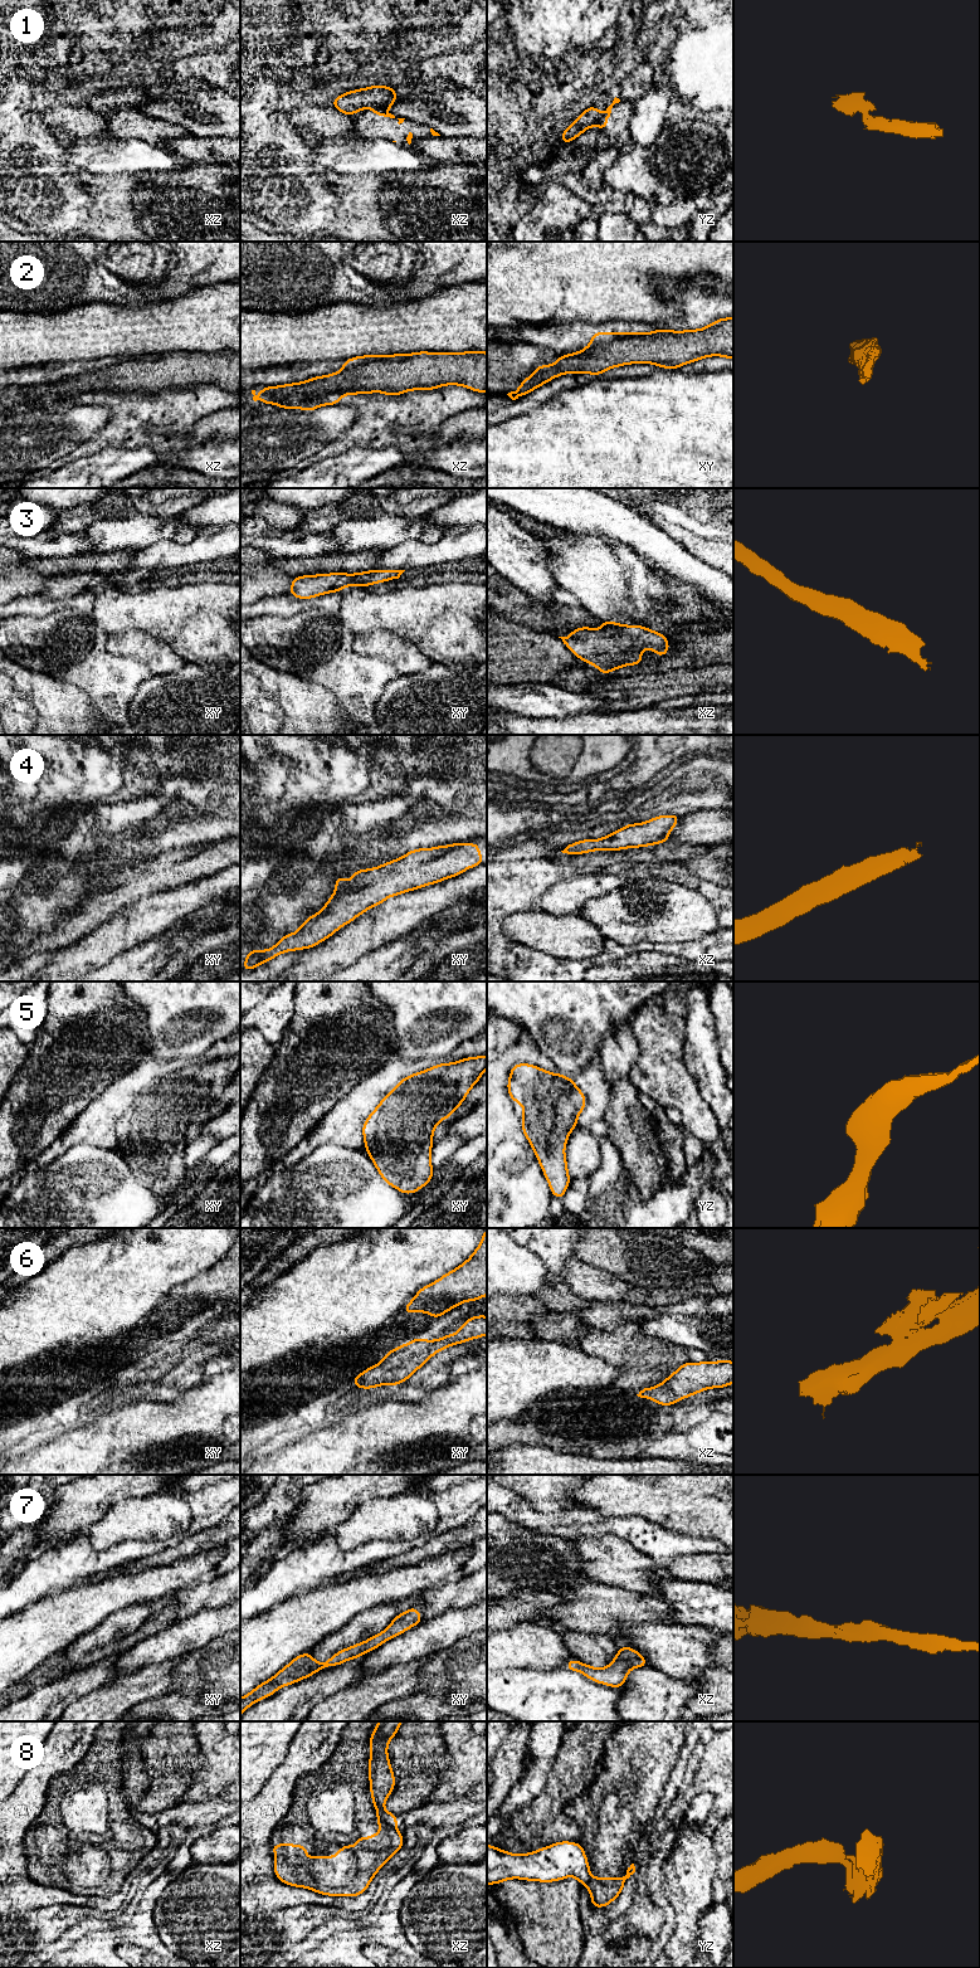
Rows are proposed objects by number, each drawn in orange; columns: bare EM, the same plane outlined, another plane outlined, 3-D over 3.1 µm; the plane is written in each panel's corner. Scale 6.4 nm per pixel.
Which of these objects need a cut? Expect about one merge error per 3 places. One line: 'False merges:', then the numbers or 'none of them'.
False merges: 1, 8

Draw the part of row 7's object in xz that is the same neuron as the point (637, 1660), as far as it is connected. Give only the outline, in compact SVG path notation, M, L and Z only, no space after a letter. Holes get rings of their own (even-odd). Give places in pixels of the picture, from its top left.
M620 1645L611 1663L604 1669L595 1669L575 1658L571 1658L565 1663L566 1670L579 1671L594 1682L616 1689L620 1689L624 1685L628 1679L628 1672L632 1669L647 1666L649 1666L648 1661L637 1650L623 1645Z

